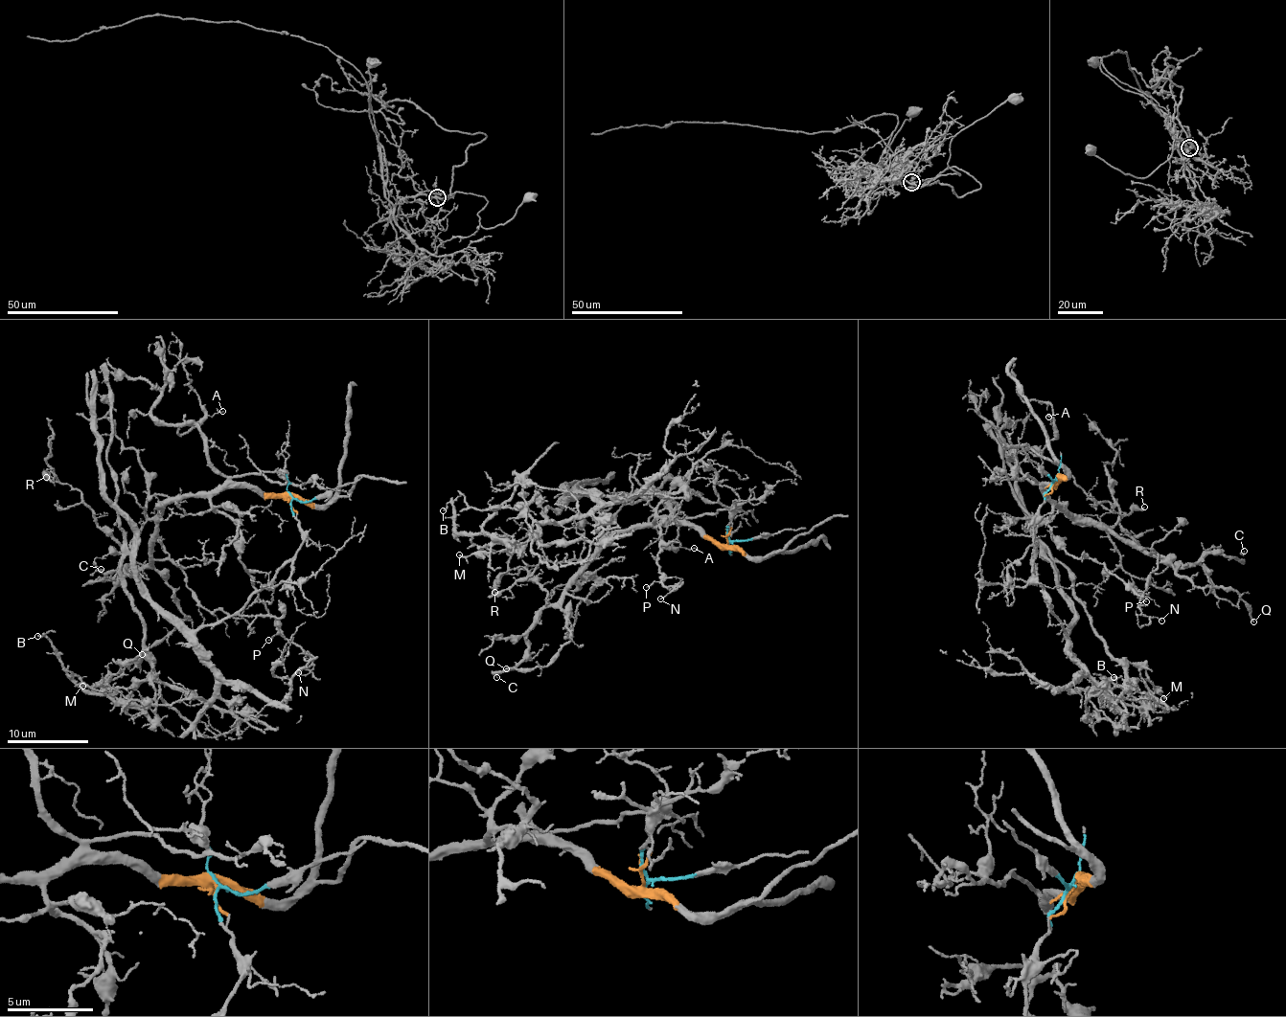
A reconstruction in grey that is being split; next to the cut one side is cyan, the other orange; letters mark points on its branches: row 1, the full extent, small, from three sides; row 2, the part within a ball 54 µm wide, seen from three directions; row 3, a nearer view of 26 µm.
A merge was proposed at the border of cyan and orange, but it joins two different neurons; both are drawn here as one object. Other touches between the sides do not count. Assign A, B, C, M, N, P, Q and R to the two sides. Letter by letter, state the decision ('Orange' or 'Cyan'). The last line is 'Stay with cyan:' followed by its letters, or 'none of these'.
A: Orange
B: Cyan
C: Orange
M: Cyan
N: Orange
P: Orange
Q: Orange
R: Orange
Stay with cyan: B, M

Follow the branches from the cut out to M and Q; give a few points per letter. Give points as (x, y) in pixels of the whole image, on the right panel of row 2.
M: (1056, 478), (1035, 579), (1103, 692), (1090, 723), (1107, 716), (1089, 696), (1130, 663), (1162, 698)
Q: (1056, 478), (1059, 484), (1044, 490), (1067, 511), (1161, 554), (1190, 582), (1231, 588), (1252, 621)

